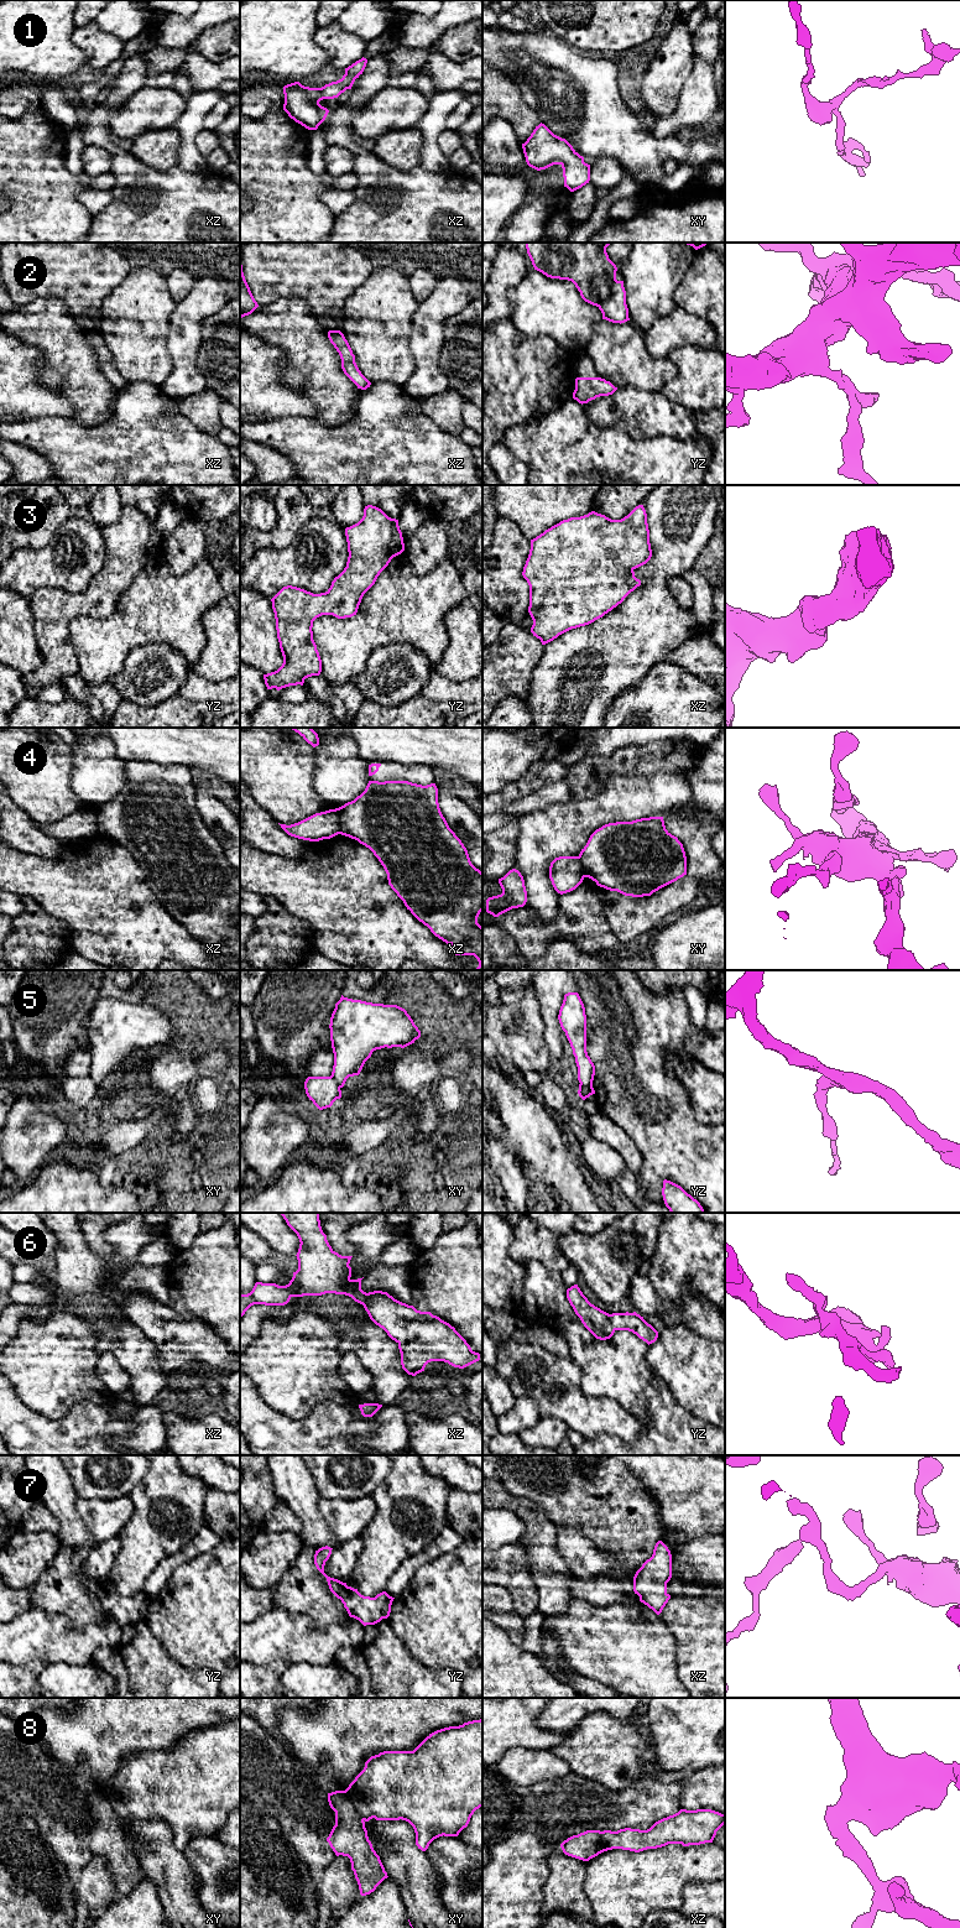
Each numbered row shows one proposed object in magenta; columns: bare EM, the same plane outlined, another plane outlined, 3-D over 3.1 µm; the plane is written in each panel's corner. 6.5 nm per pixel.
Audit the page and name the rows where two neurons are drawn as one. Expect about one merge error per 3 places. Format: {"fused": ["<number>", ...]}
{"fused": ["4", "5", "8"]}

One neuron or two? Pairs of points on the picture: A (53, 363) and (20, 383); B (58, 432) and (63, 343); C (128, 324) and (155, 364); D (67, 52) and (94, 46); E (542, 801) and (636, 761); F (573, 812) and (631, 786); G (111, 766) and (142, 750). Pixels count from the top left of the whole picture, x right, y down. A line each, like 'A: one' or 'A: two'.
A: two
B: two
C: one
D: two
E: one
F: one
G: two

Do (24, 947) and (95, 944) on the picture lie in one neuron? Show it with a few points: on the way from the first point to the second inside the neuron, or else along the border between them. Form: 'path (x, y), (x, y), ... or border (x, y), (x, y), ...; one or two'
border (55, 918), (69, 928), (71, 943); two

